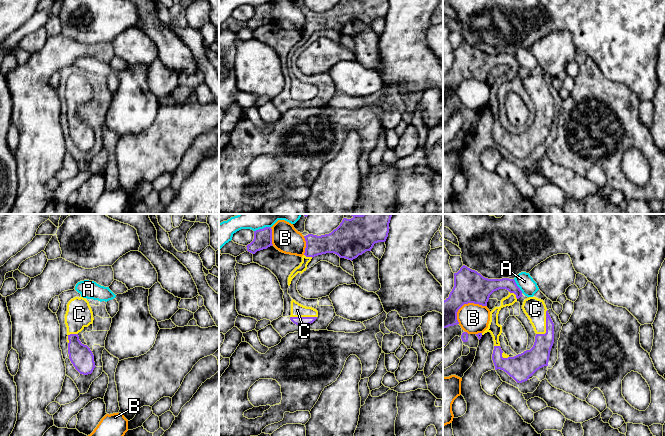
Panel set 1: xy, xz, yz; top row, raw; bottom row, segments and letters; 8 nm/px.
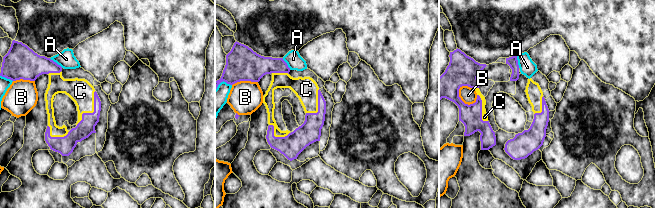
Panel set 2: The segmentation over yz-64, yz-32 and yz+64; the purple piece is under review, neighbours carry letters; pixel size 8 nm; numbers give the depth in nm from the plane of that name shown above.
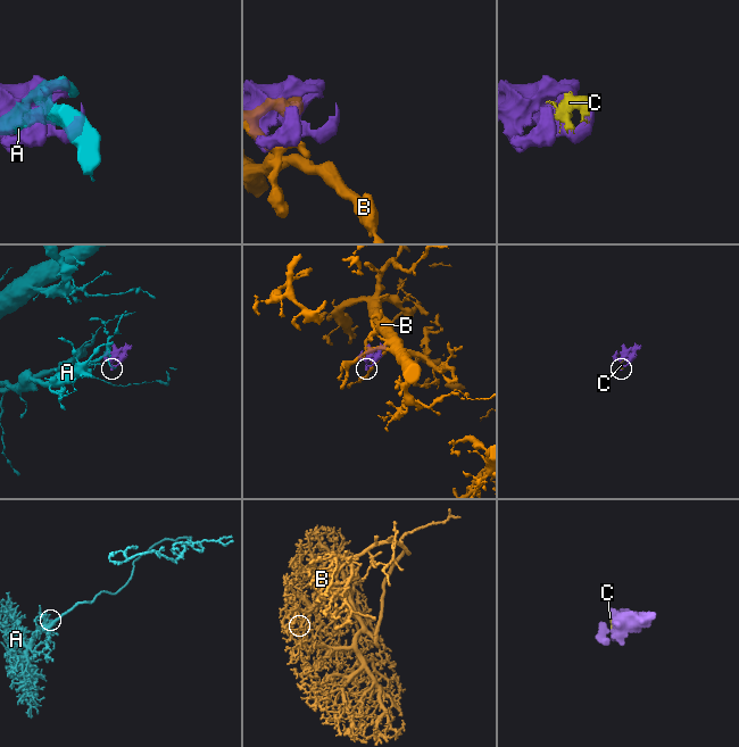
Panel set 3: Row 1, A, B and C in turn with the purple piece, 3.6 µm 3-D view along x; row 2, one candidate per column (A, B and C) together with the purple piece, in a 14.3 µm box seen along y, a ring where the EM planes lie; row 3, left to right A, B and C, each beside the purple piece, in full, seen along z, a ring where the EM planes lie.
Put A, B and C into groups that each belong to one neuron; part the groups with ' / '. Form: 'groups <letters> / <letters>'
groups A / B / C

